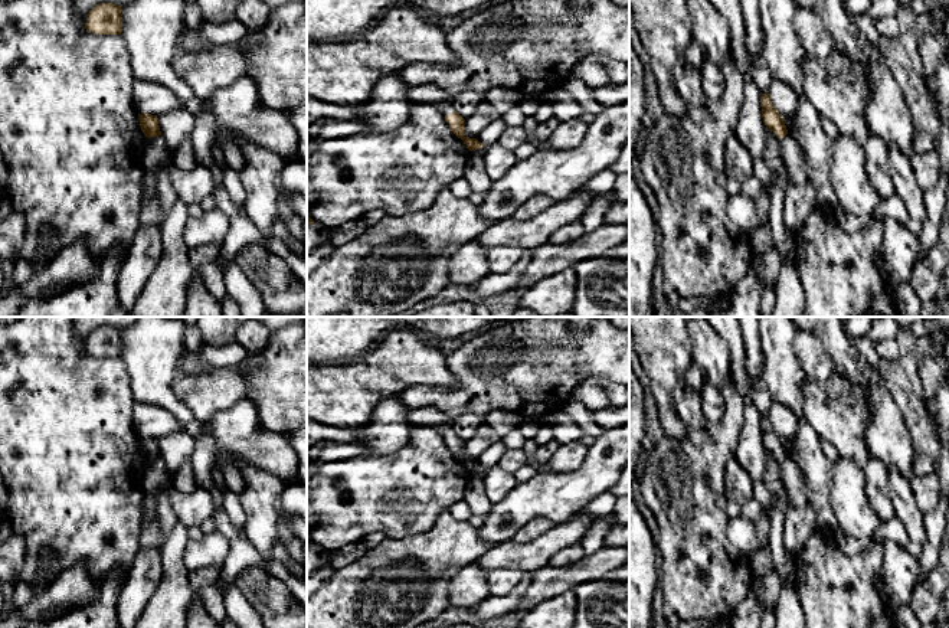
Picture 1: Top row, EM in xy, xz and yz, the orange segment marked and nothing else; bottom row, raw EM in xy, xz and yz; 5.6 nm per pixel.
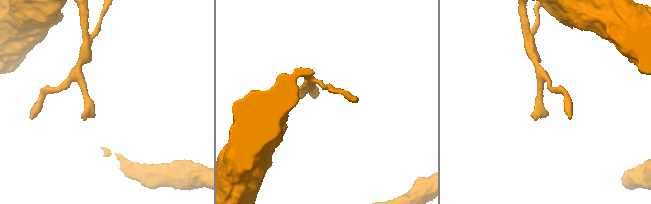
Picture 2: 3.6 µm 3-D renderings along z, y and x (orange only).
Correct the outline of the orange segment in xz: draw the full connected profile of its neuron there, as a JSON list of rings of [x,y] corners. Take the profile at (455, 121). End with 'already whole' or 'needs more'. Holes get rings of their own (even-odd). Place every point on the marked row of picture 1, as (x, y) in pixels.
[[[451,104],[441,105],[441,112],[444,114],[445,121],[449,124],[451,131],[464,141],[469,151],[484,147],[484,144],[477,138],[468,138],[464,134],[464,118],[454,109]]]; needs more

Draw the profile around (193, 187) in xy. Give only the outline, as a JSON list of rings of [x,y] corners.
[[[161,135],[147,138],[144,153],[145,181],[143,200],[145,199],[145,189],[154,184],[160,169],[168,171],[179,199],[187,206],[202,205],[212,197],[215,189],[212,170],[202,164],[197,164],[190,171],[177,169]]]

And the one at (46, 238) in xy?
[[[43,226],[39,233],[39,254],[48,256],[52,245],[56,243],[58,239],[59,236],[52,228]]]

